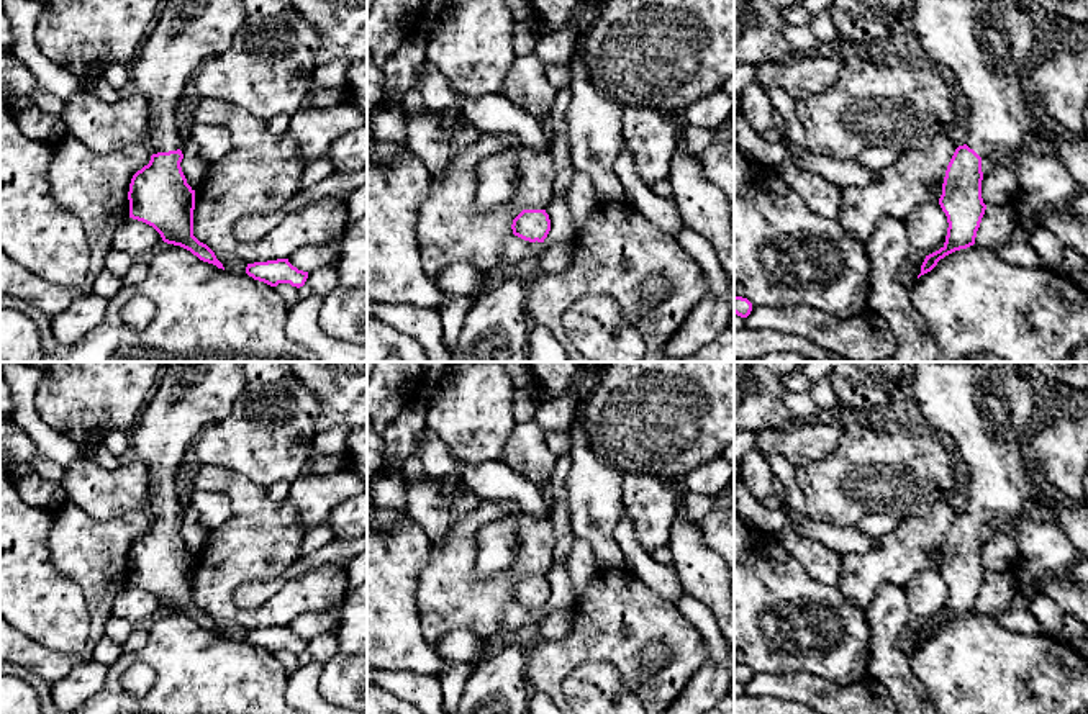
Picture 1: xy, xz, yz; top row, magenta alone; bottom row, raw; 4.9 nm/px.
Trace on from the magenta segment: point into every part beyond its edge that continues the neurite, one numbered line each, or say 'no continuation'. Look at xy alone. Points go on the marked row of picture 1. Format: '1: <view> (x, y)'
1: xy (189, 31)

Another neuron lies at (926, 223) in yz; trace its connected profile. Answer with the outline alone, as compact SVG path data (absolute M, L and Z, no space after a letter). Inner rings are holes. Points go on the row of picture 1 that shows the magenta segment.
M939 203L914 206L904 221L911 249L929 255L944 247L949 223Z

